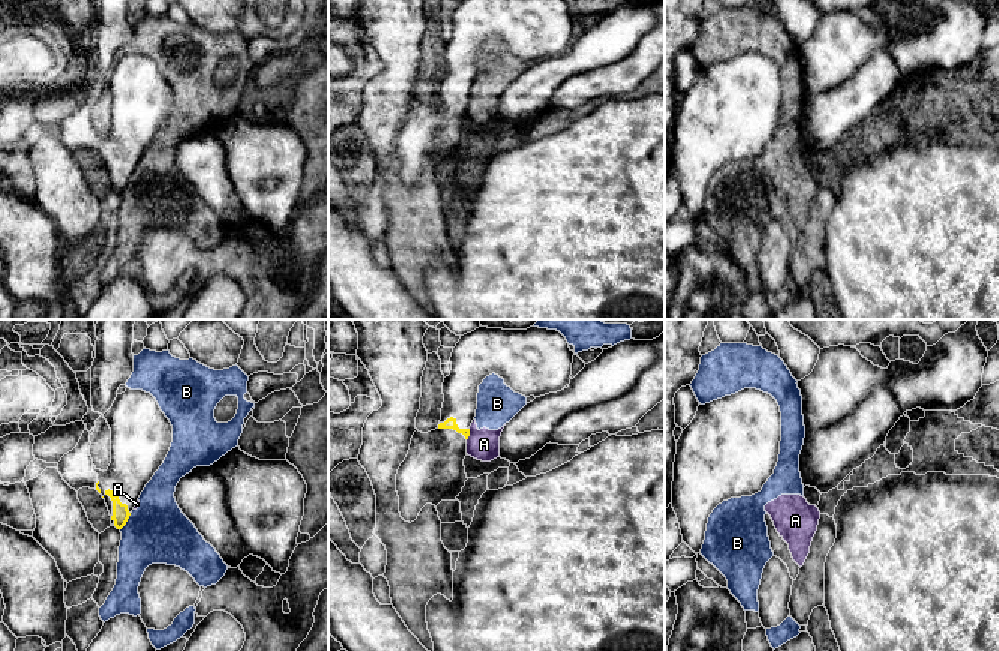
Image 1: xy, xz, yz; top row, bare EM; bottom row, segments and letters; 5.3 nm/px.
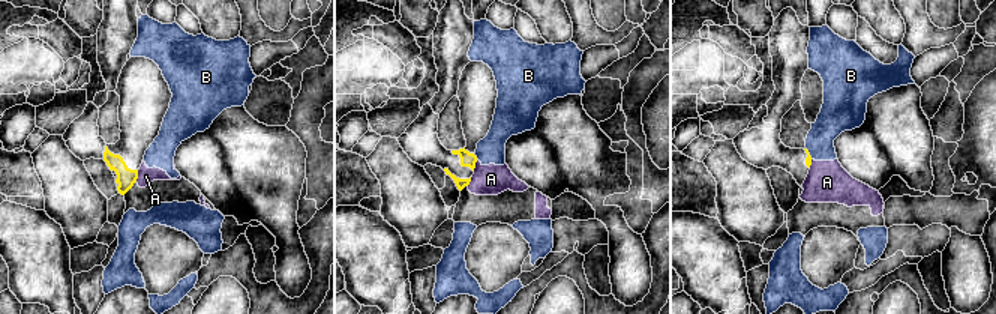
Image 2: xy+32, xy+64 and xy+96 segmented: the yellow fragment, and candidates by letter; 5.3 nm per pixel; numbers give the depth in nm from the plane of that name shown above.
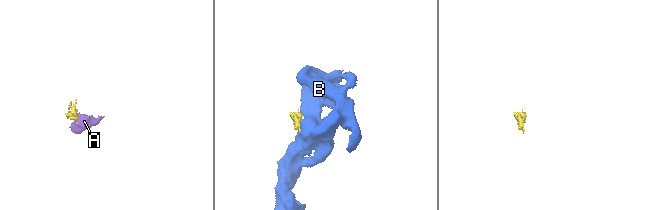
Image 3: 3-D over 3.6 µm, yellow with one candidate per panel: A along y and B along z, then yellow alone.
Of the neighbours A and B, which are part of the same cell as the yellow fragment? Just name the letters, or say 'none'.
none

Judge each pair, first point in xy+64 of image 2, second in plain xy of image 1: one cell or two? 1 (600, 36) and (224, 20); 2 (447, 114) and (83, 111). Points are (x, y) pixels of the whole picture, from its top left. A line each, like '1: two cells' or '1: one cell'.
1: two cells
2: two cells

